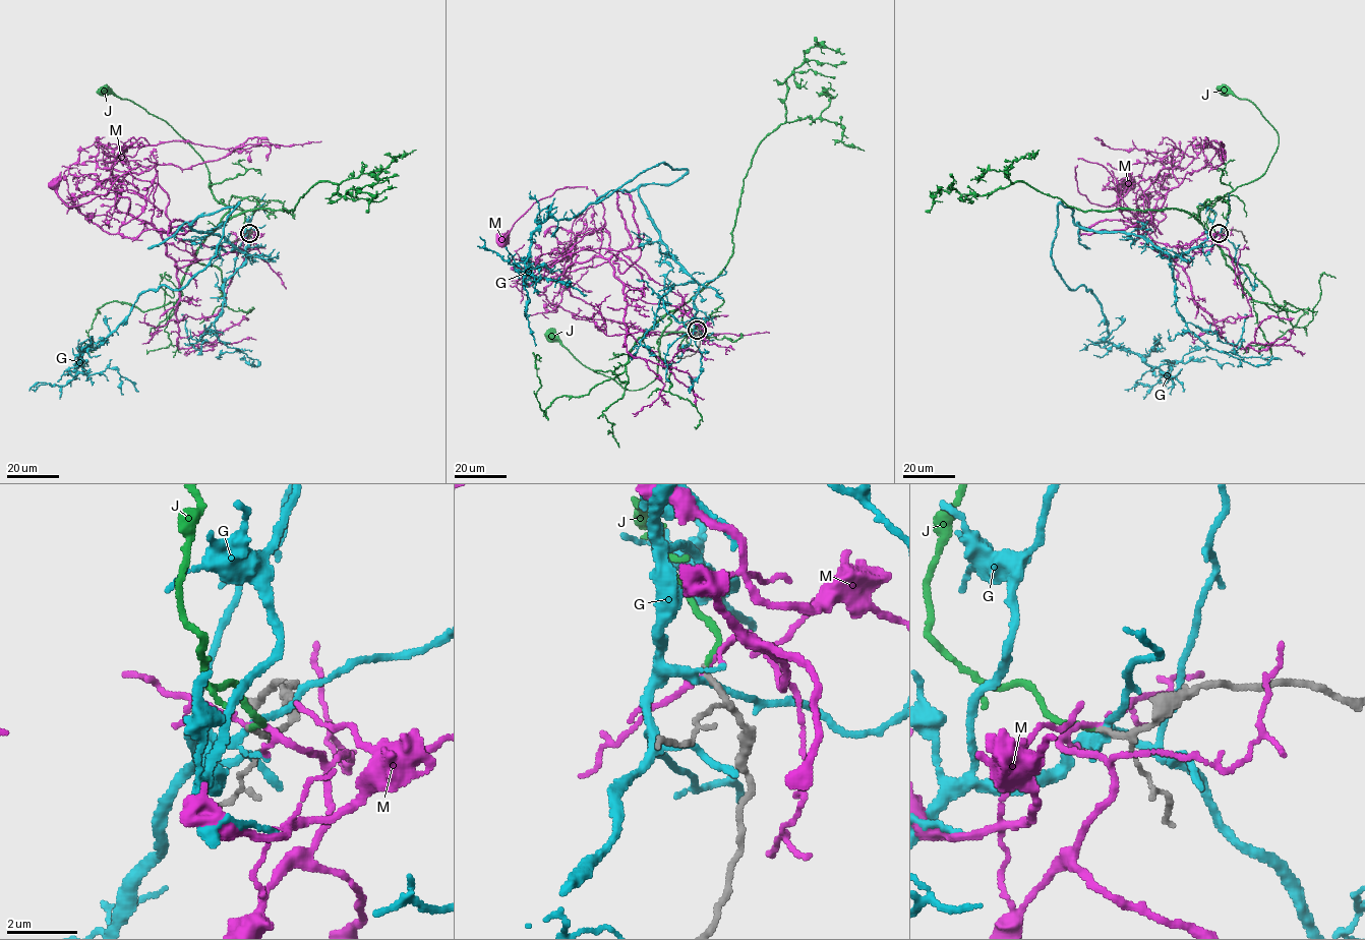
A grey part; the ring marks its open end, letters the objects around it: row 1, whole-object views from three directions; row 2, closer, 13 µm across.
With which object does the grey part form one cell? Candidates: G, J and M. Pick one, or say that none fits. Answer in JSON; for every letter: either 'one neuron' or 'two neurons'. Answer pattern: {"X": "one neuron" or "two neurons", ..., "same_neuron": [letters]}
{"G": "two neurons", "J": "one neuron", "M": "two neurons", "same_neuron": ["J"]}

